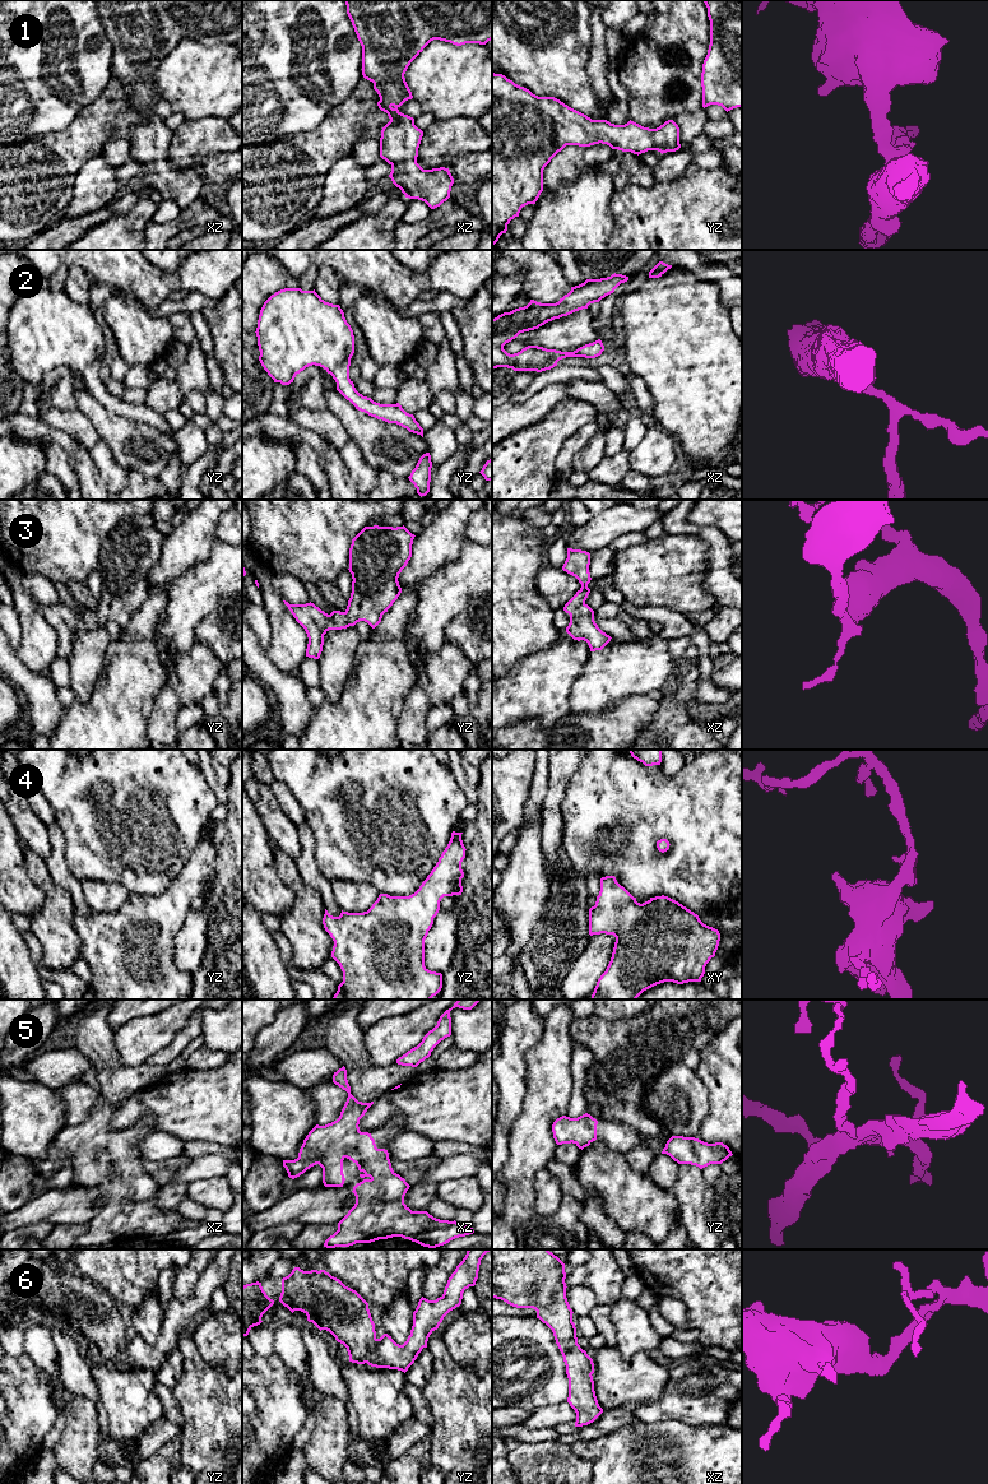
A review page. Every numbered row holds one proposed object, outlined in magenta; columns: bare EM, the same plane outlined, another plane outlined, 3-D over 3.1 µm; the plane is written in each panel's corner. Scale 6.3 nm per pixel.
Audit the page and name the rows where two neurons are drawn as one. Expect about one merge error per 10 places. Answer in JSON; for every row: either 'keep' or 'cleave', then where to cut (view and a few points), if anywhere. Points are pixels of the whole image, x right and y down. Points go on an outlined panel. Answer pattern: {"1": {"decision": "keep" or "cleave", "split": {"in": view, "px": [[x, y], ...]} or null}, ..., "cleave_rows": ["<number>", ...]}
{"1": {"decision": "keep", "split": null}, "2": {"decision": "keep", "split": null}, "3": {"decision": "keep", "split": null}, "4": {"decision": "keep", "split": null}, "5": {"decision": "keep", "split": null}, "6": {"decision": "keep", "split": null}, "cleave_rows": []}

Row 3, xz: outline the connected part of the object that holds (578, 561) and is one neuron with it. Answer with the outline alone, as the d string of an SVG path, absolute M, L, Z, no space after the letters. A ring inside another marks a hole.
M567 548L567 558L562 570L575 576L581 588L565 604L563 611L570 615L570 623L566 632L574 640L588 643L590 651L602 650L609 641L611 636L603 632L594 621L594 611L585 603L590 589L590 553L581 549Z

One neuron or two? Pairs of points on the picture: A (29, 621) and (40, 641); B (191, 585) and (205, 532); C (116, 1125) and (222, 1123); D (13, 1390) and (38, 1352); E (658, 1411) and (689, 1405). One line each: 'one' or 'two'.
A: one
B: two
C: one
D: two
E: one

